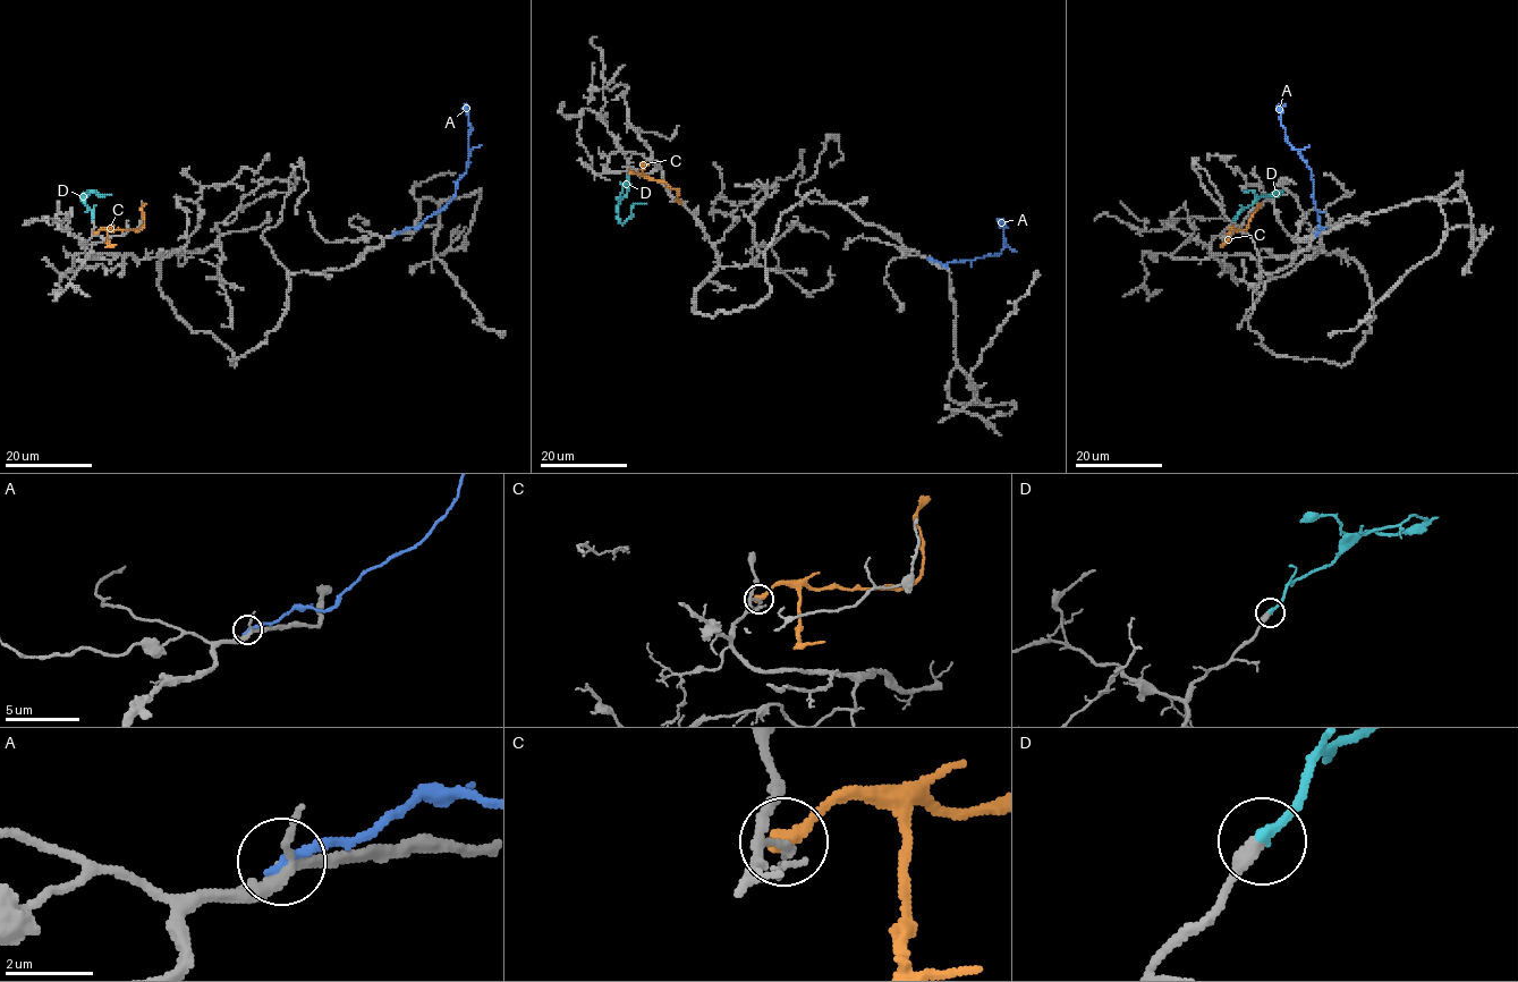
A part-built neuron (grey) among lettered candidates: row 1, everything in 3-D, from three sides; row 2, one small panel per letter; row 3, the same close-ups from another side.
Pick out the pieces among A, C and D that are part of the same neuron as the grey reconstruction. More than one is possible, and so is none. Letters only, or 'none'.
D

